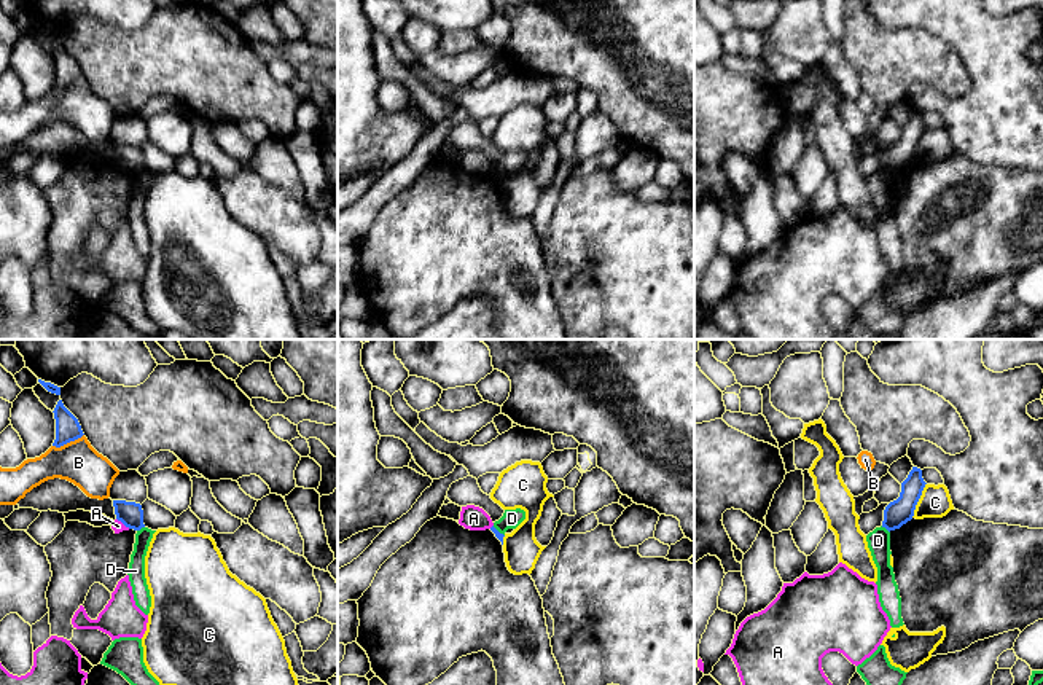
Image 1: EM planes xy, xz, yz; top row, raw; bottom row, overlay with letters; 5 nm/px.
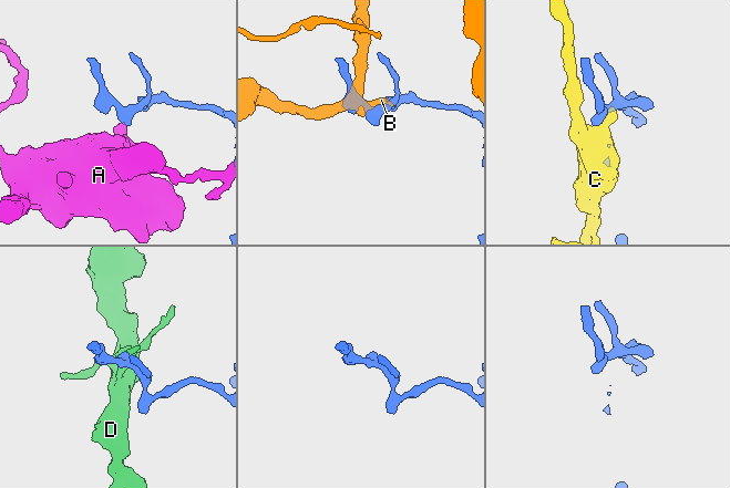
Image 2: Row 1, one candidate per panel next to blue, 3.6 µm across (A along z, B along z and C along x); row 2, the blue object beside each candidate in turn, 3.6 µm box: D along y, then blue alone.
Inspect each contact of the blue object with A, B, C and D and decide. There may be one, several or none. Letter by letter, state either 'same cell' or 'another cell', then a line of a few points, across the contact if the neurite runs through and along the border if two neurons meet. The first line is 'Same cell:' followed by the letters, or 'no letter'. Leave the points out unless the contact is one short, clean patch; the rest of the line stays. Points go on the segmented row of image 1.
Same cell: no letter
A: another cell; line xy (117, 518), (129, 528)
B: another cell
C: another cell; line yz (925, 483), (911, 516)
D: another cell; line yz (881, 526), (889, 532)

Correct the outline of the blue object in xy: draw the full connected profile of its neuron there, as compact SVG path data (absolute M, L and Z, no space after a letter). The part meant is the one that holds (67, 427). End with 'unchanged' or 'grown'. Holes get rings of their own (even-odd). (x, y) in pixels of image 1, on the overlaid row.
M62 400L57 401L53 413L56 419L56 440L53 446L61 448L84 435L78 419L64 406Z; unchanged

